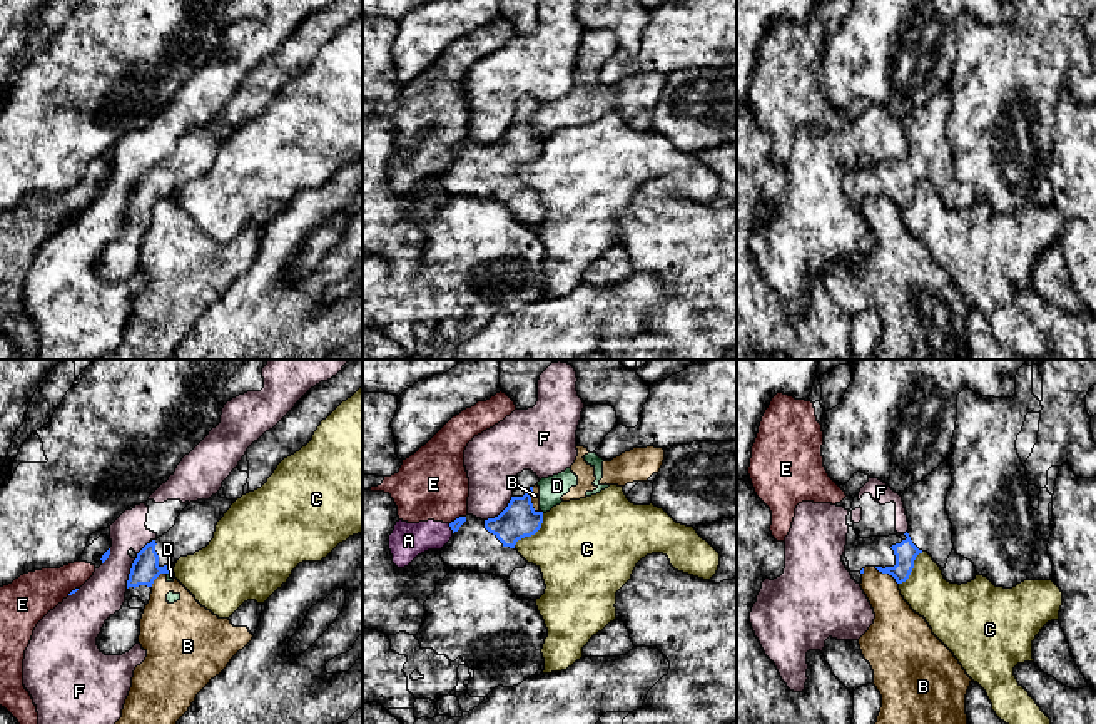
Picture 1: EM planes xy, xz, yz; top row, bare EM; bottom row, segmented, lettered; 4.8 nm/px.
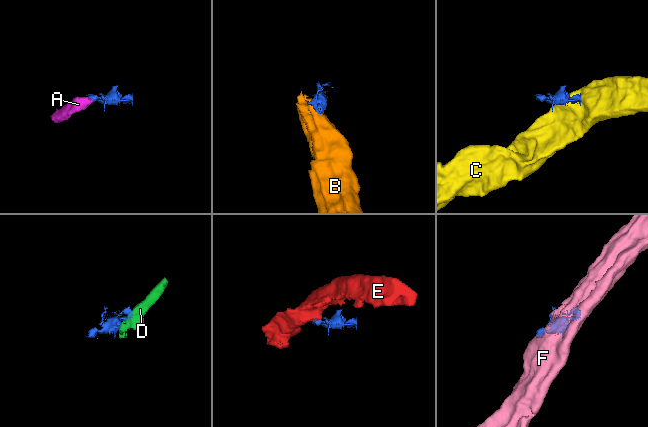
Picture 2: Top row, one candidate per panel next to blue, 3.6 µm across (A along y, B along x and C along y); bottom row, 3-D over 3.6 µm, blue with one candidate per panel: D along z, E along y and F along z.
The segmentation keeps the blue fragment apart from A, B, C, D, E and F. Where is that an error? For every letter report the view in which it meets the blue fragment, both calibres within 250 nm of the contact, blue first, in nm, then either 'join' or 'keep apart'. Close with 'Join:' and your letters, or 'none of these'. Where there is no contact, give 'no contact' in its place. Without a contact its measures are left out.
A: contact in xz; calibres 50 and 170 nm; keep apart
B: contact in xz; calibres 170 and 50 nm; keep apart
C: contact in xz; calibres 170 and 440 nm; keep apart
D: no contact; keep apart
E: contact in xz; calibres 50 and 340 nm; keep apart
F: contact in xz; calibres 170 and 260 nm; keep apart
Join: none of these

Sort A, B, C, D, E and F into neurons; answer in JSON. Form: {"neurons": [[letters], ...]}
{"neurons": [["A", "E"], ["B", "D"], ["C"], ["F"]]}

